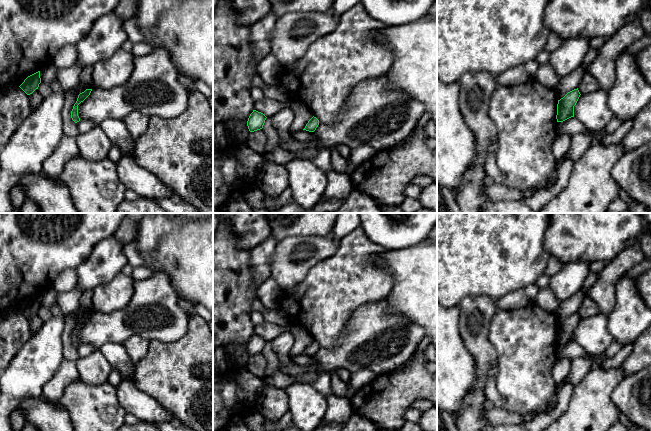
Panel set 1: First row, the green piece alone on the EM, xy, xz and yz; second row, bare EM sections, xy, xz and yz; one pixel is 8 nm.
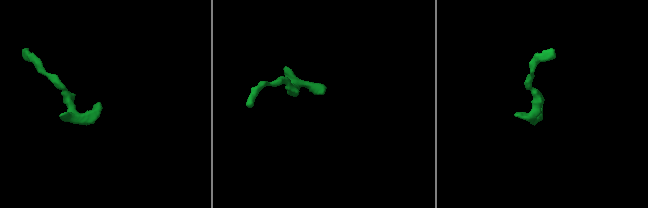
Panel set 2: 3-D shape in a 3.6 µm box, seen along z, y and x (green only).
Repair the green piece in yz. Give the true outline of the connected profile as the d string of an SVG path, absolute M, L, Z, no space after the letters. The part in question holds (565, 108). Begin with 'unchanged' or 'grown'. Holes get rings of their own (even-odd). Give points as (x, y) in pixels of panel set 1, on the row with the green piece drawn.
unchanged; M574 89L568 92L563 98L558 100L557 104L557 122L563 122L571 117L574 117L574 106L576 105L580 92L577 89Z

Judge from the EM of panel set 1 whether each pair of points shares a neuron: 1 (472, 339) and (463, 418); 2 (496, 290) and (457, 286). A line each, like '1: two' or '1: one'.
1: one
2: one

